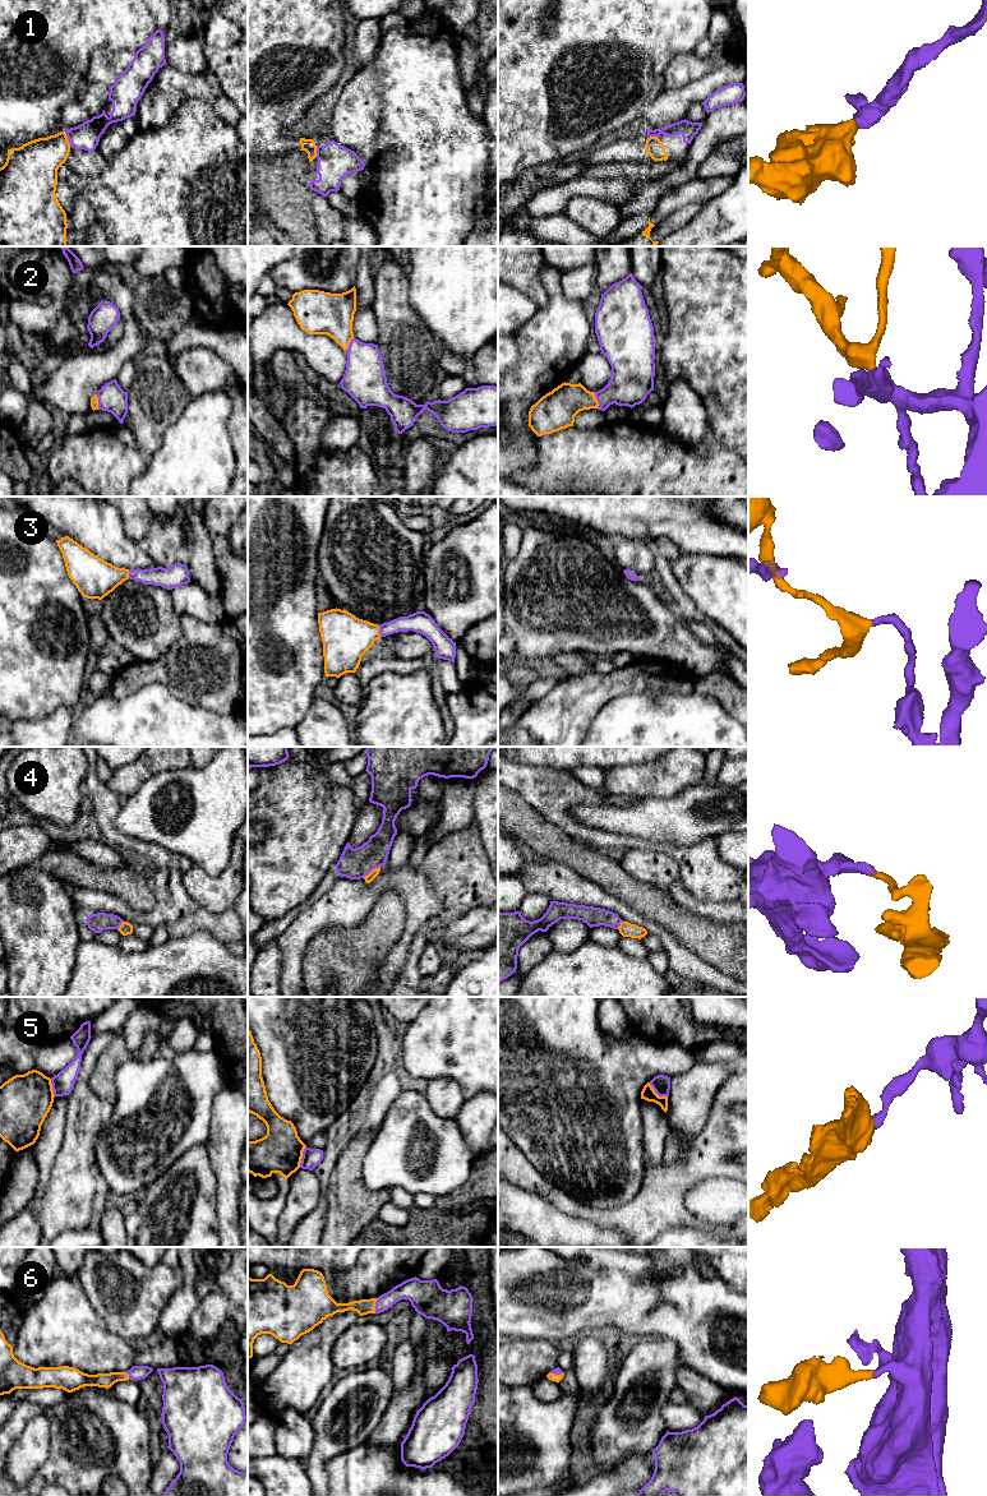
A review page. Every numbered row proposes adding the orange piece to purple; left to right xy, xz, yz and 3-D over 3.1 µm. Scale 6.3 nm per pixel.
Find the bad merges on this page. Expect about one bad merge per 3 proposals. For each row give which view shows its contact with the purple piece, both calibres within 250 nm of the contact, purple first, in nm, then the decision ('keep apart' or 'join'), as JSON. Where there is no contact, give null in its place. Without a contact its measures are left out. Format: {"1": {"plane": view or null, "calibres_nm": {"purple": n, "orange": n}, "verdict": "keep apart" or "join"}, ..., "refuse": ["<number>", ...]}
{"1": {"plane": "xy", "calibres_nm": {"purple": 160, "orange": 280}, "verdict": "join"}, "2": {"plane": "yz", "calibres_nm": {"purple": 260, "orange": 220}, "verdict": "join"}, "3": {"plane": "xz", "calibres_nm": {"purple": 130, "orange": 300}, "verdict": "join"}, "4": {"plane": "xz", "calibres_nm": {"purple": 190, "orange": 50}, "verdict": "keep apart"}, "5": {"plane": "yz", "calibres_nm": {"purple": 110, "orange": 90}, "verdict": "keep apart"}, "6": {"plane": "xz", "calibres_nm": {"purple": 140, "orange": 100}, "verdict": "join"}, "refuse": ["4", "5"]}

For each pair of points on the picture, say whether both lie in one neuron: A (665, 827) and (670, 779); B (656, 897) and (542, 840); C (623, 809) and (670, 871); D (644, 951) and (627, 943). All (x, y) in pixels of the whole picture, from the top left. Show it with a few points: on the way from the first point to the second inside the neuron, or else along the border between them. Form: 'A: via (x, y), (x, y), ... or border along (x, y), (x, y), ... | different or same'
A: border along (695, 784), (670, 797), (637, 798) | different
B: via (628, 889), (607, 872), (570, 853) | same
C: border along (659, 846), (665, 849) | different
D: via (640, 950), (631, 946) | same

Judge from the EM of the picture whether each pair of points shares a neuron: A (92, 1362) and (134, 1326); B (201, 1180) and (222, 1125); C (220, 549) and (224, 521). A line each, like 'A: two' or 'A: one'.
A: two
B: two
C: one

